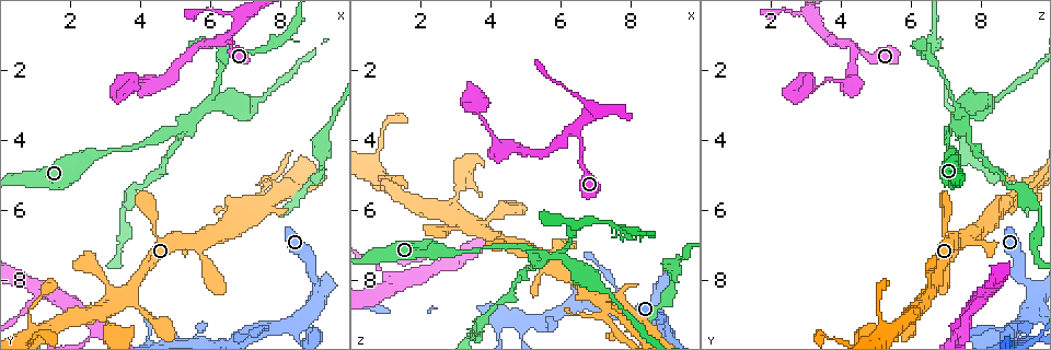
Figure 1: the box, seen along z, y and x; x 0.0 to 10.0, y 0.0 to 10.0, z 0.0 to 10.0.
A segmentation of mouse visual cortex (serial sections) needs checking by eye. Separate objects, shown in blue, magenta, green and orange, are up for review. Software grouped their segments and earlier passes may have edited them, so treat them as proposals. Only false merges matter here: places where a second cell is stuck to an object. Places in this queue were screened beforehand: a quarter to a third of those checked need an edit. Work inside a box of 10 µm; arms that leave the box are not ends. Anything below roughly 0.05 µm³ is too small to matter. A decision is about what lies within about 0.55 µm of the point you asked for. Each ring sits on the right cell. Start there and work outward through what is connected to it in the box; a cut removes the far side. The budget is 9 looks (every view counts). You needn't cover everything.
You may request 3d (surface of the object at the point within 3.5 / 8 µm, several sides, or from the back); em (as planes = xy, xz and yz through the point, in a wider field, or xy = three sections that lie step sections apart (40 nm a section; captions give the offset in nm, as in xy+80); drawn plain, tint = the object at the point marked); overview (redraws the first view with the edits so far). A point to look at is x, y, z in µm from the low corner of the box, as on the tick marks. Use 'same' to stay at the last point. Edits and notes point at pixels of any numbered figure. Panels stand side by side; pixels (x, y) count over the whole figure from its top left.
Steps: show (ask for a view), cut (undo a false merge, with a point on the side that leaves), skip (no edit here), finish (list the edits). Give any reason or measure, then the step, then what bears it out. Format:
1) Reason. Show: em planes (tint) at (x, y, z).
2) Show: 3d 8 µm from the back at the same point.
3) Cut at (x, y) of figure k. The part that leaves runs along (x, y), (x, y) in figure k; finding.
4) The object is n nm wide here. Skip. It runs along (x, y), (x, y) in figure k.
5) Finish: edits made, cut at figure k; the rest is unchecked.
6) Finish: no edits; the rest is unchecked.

Arms run side by side. Show: 3d 3.5 µm at (7.40, 5.85, 8.70).

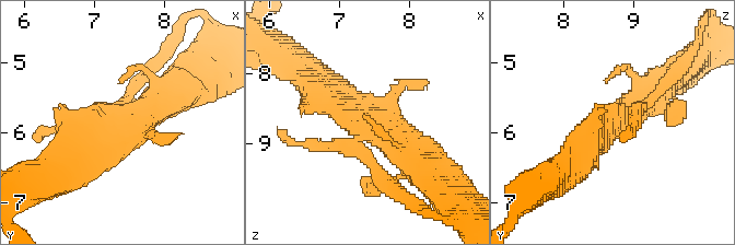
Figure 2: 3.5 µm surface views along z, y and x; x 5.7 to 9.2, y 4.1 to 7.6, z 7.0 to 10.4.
Show: em xy step 2 (tint) at (7.45, 5.90, 8.70).

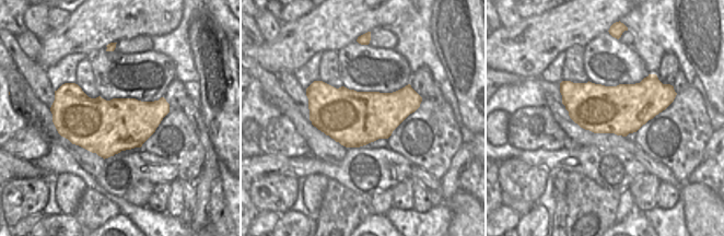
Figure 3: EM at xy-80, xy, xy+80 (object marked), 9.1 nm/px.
Cut at (317, 147) of figure 2. Two cells meet here.

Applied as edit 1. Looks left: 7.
Redraw. Show: overview.

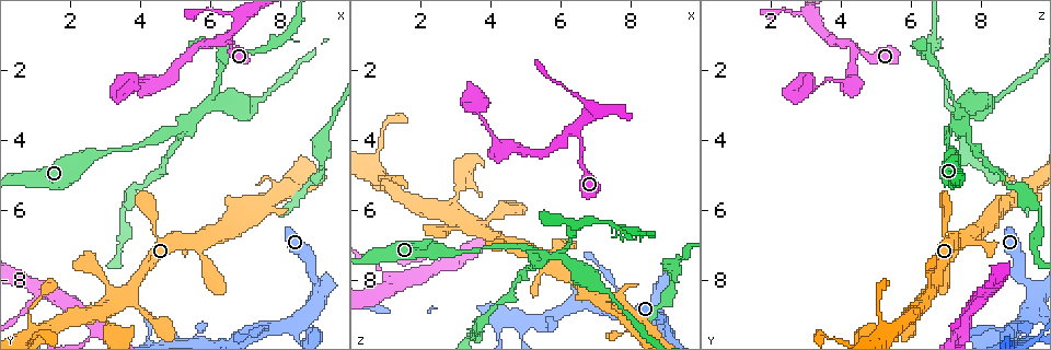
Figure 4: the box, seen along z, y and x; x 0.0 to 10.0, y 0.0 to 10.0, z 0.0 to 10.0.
Abrupt turn. Show: 3d 3.5 µm at (5.30, 3.55, 7.35).

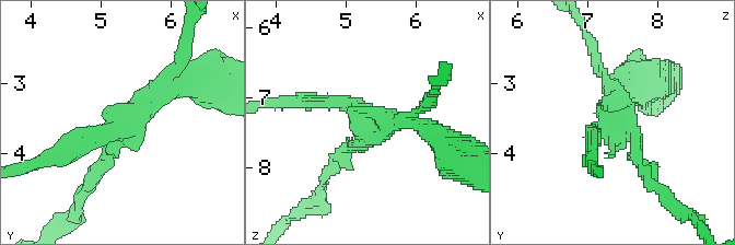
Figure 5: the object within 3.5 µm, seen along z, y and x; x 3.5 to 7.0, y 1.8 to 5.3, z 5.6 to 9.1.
3 arms meet here; the arms are 200, 250, 250 nm wide; shape alone is not enough. Show: em xy step 5 (plain) at (5.30, 3.65, 7.30).

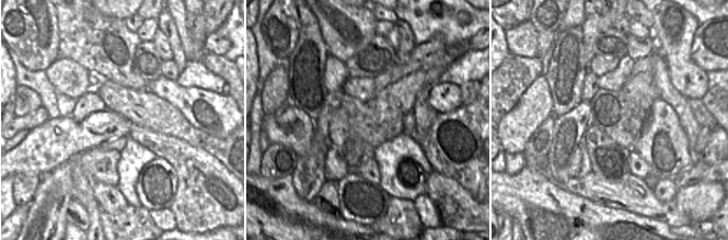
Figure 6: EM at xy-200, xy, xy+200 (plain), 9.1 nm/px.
With the object marked. Show: em xy step 5 (tint) at the same point.

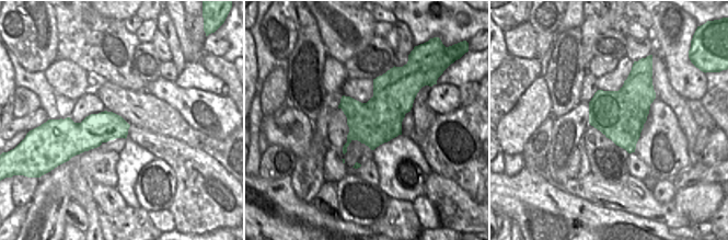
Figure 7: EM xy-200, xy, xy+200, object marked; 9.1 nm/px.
The object is 400 nm wide here. Cut at (592, 45) of figure 5. Two cells meet here.

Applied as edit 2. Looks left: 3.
Branch point. Show: 3d 8 µm from the back at (6.50, 1.15, 3.85).

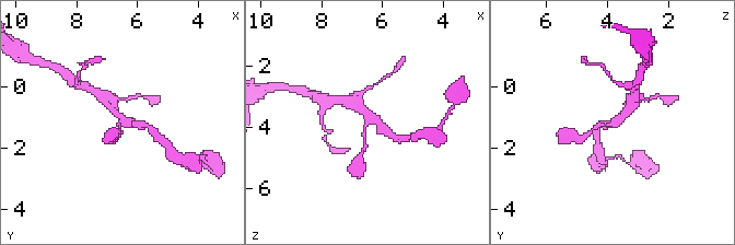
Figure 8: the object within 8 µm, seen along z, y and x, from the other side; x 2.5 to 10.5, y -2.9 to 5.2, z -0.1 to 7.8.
3 arms meet here; the arms are 150, 250, 250 nm wide. Show: em planes (tint) at the same point.

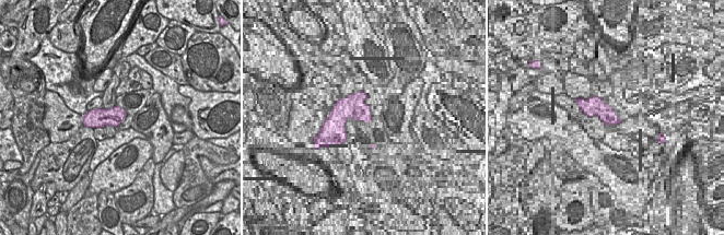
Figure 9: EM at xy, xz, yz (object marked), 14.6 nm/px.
The object is 280 nm wide here. Skip. It runs along (364, 148), (364, 126), (370, 120), (394, 136) in figure 8; all the same cell.

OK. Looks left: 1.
Finish: edits made, cut at figure 2, cut at figure 5; the rest is unchecked.

